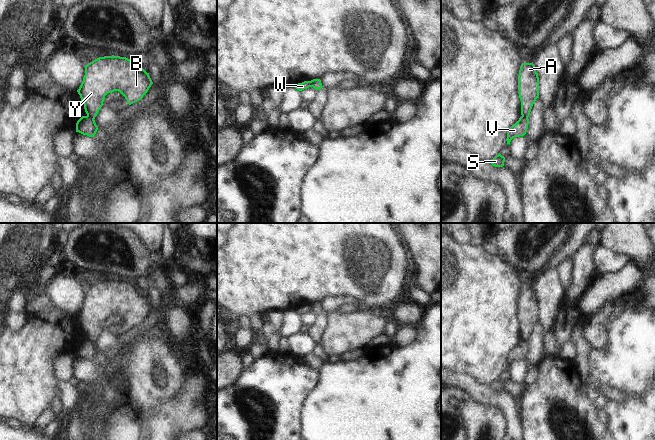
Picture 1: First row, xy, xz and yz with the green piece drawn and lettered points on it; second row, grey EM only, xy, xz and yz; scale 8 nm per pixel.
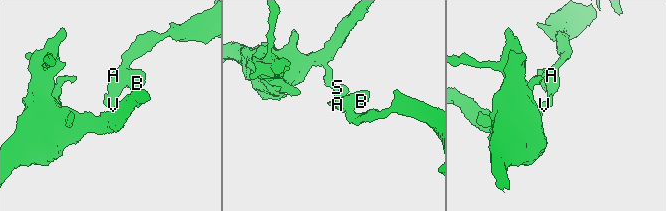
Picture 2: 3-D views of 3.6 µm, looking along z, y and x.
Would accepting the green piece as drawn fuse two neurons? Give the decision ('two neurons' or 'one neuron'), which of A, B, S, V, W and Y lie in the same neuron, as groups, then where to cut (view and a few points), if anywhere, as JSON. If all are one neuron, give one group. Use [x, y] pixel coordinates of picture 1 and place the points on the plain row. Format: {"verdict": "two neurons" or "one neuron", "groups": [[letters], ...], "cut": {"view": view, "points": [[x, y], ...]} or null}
{"verdict": "two neurons", "groups": [["A", "B", "Y"], ["S", "V", "W"]], "cut": {"view": "xy", "points": [[87, 339], [93, 343]]}}

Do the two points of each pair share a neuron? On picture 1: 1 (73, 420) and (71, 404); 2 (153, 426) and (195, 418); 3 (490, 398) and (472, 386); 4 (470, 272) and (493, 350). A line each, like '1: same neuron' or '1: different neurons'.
1: different neurons
2: same neuron
3: same neuron
4: same neuron

